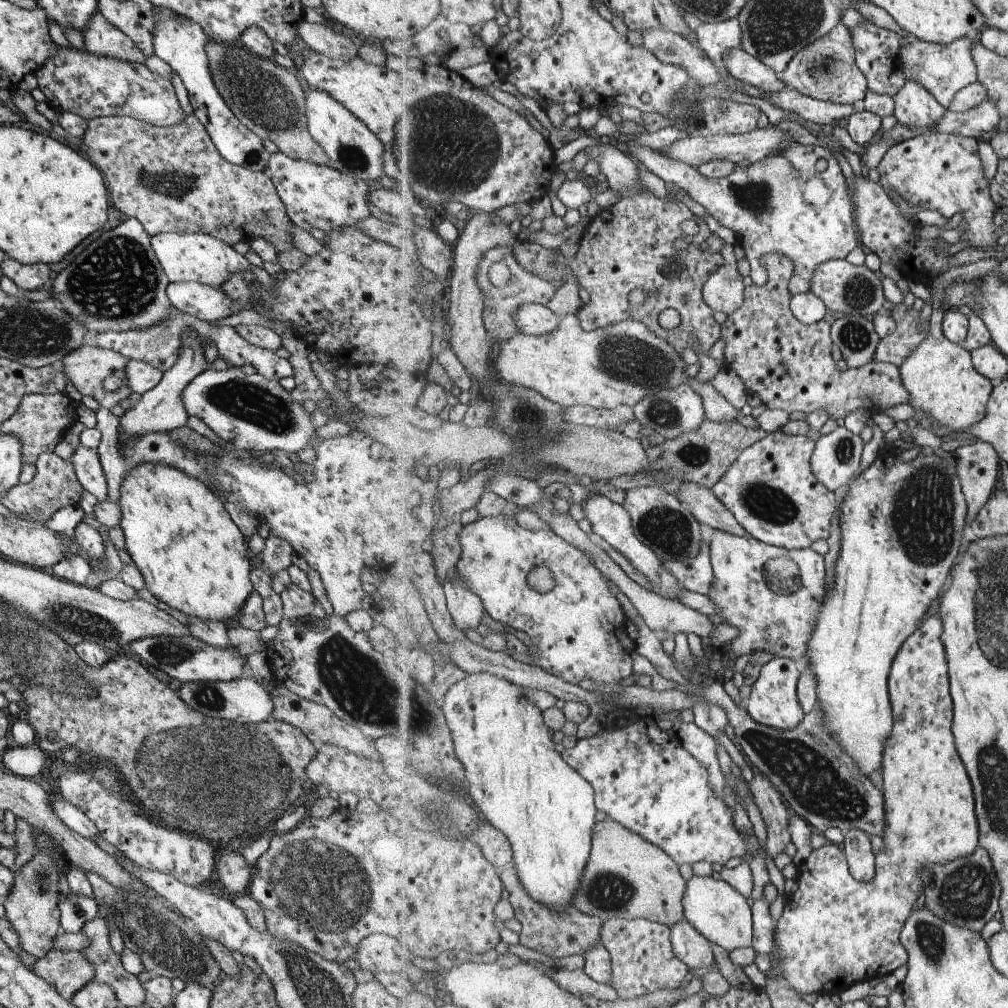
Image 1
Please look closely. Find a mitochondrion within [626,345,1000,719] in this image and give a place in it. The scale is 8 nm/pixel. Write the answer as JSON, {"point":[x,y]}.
{"point":[923,514]}

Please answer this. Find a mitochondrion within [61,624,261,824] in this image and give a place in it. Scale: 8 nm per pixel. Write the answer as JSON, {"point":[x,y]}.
{"point":[167,652]}

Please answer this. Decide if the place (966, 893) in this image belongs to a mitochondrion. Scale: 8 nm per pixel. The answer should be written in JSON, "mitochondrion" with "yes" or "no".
{"mitochondrion":"yes"}

